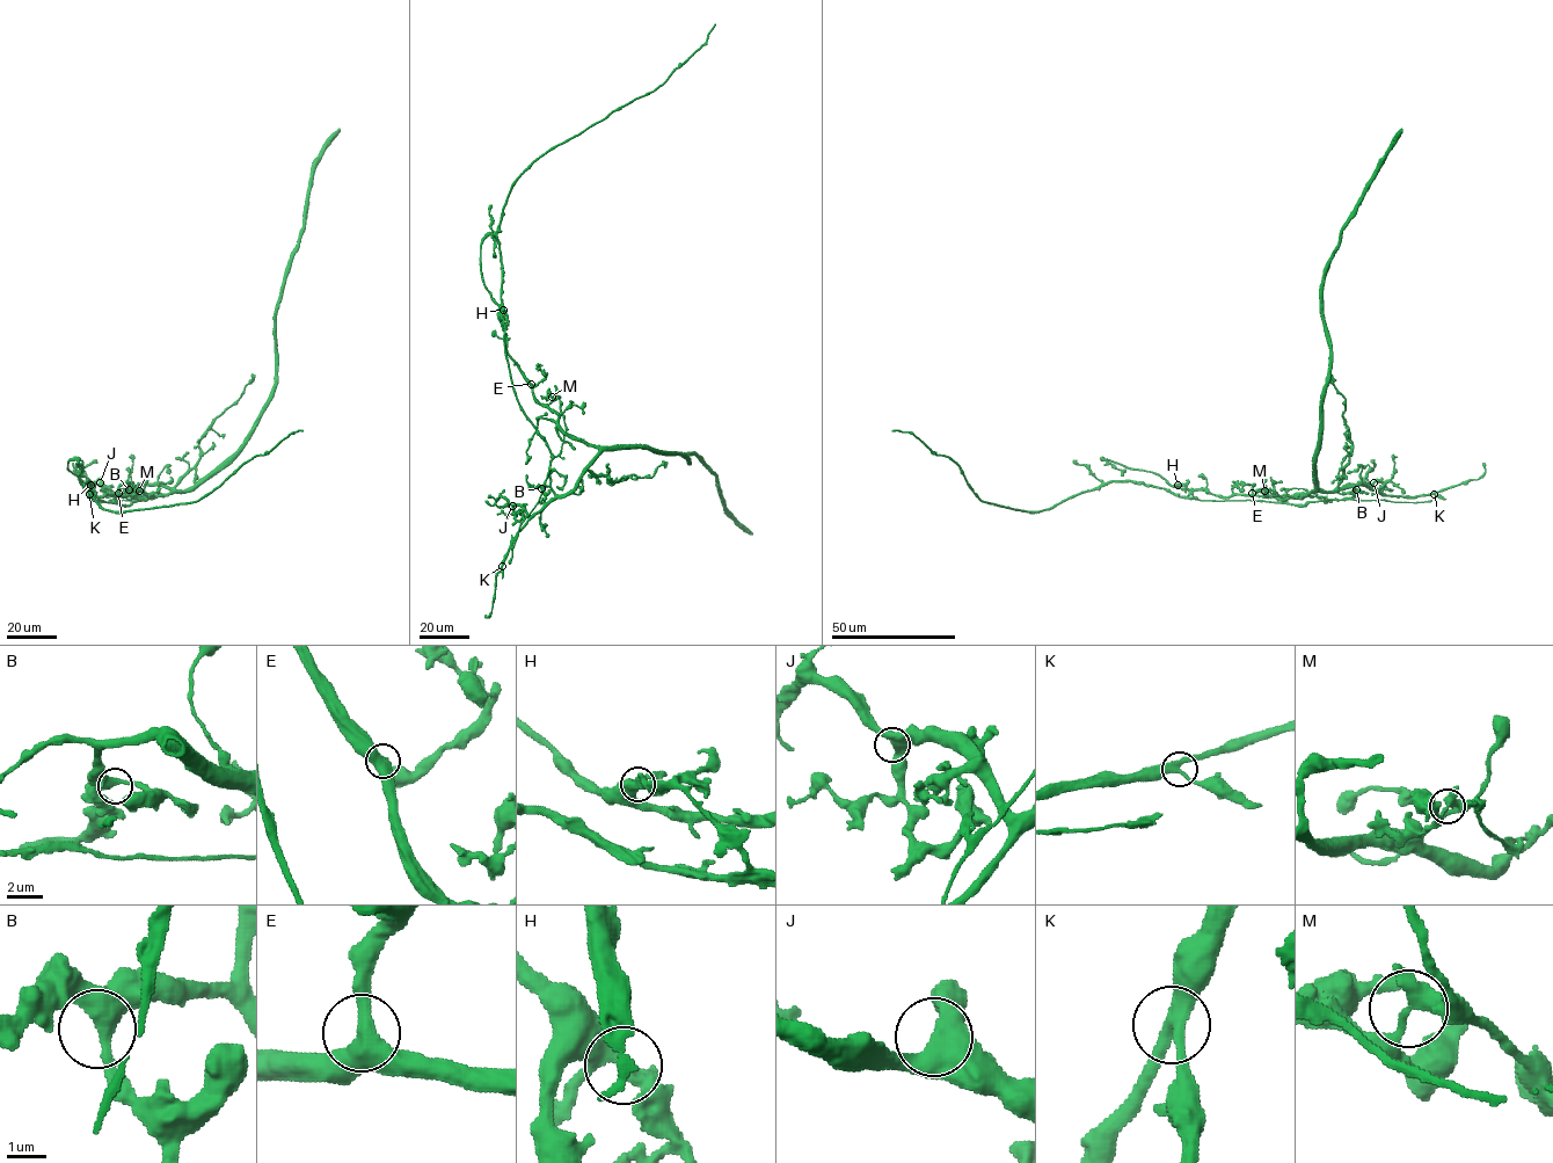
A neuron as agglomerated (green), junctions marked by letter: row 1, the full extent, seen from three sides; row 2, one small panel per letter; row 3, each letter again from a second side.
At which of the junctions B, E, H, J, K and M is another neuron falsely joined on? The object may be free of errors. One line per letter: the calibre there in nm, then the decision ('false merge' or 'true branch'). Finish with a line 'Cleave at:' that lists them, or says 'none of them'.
B: 440 nm thick; true branch
E: 400 nm thick; true branch
H: 400 nm thick; false merge
J: 440 nm thick; true branch
K: 360 nm thick; true branch
M: 320 nm thick; true branch
Cleave at: H

